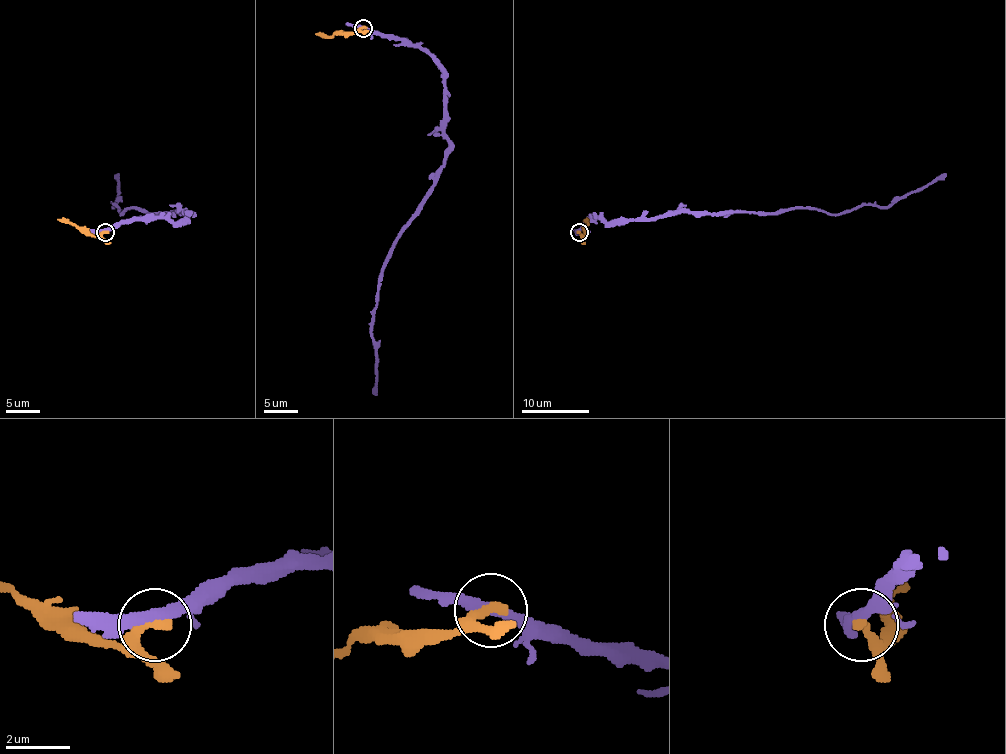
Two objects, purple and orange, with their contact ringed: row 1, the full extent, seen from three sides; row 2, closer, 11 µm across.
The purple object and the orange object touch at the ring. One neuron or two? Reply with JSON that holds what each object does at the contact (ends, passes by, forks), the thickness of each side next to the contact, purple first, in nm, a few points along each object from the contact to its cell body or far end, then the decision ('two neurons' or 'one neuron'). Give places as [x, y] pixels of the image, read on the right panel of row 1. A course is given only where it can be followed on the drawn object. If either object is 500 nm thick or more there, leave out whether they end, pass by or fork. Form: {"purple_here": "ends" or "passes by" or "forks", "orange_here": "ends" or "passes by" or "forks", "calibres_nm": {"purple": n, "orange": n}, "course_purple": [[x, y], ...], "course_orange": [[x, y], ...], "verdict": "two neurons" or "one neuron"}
{"purple_here": "passes by", "orange_here": "ends", "calibres_nm": {"purple": 320, "orange": 320}, "course_purple": [[579, 231], [594, 218], [793, 208], [832, 214], [890, 206], [946, 174]], "course_orange": [[579, 231], [582, 235], [588, 225], [584, 220]], "verdict": "two neurons"}

